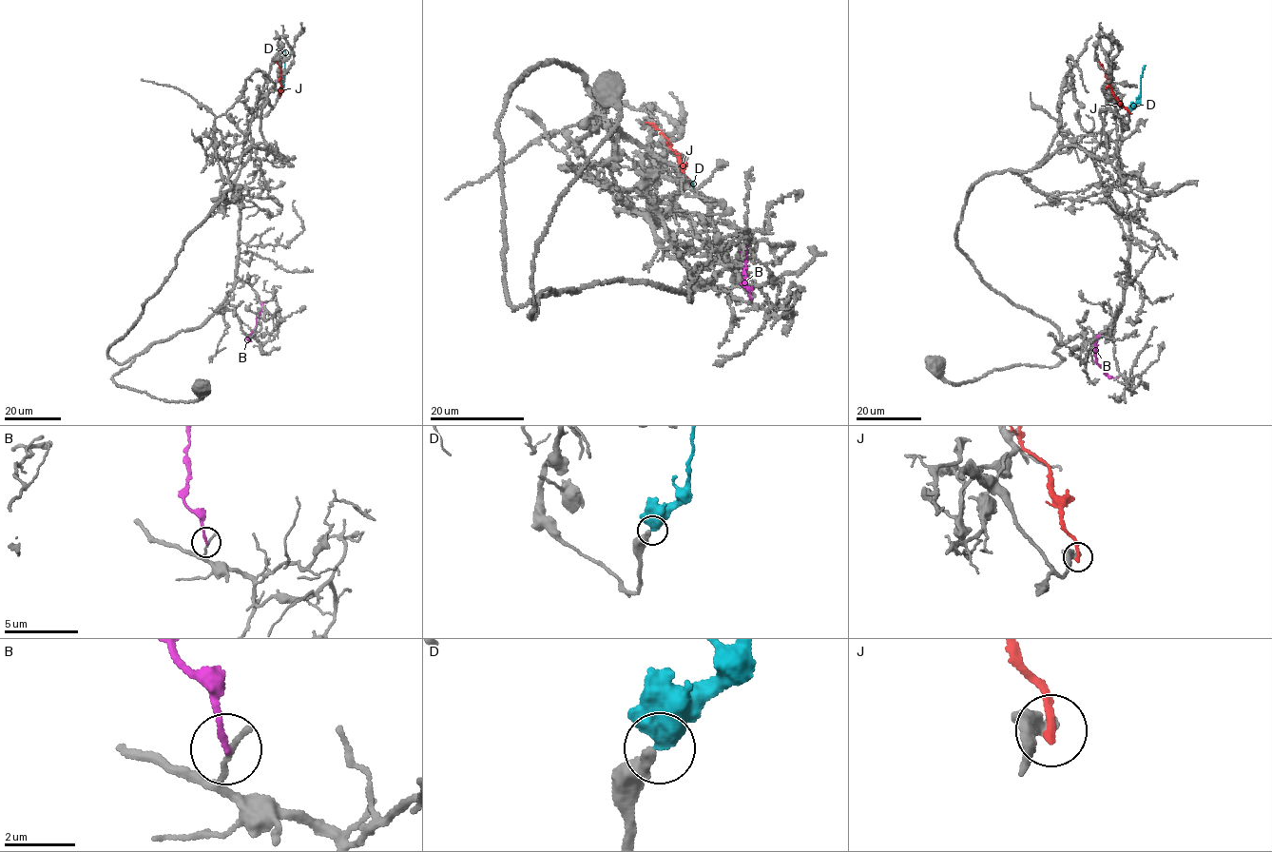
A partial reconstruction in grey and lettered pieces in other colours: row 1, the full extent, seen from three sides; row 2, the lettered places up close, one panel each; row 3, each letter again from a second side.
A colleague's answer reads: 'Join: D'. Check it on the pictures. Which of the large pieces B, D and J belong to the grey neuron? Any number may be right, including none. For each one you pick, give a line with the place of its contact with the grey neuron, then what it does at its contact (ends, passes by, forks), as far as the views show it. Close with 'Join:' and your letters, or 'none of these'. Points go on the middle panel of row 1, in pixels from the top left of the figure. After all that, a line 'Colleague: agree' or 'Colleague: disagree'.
D: contact (689, 183); it ends
Join: D
Colleague: agree

